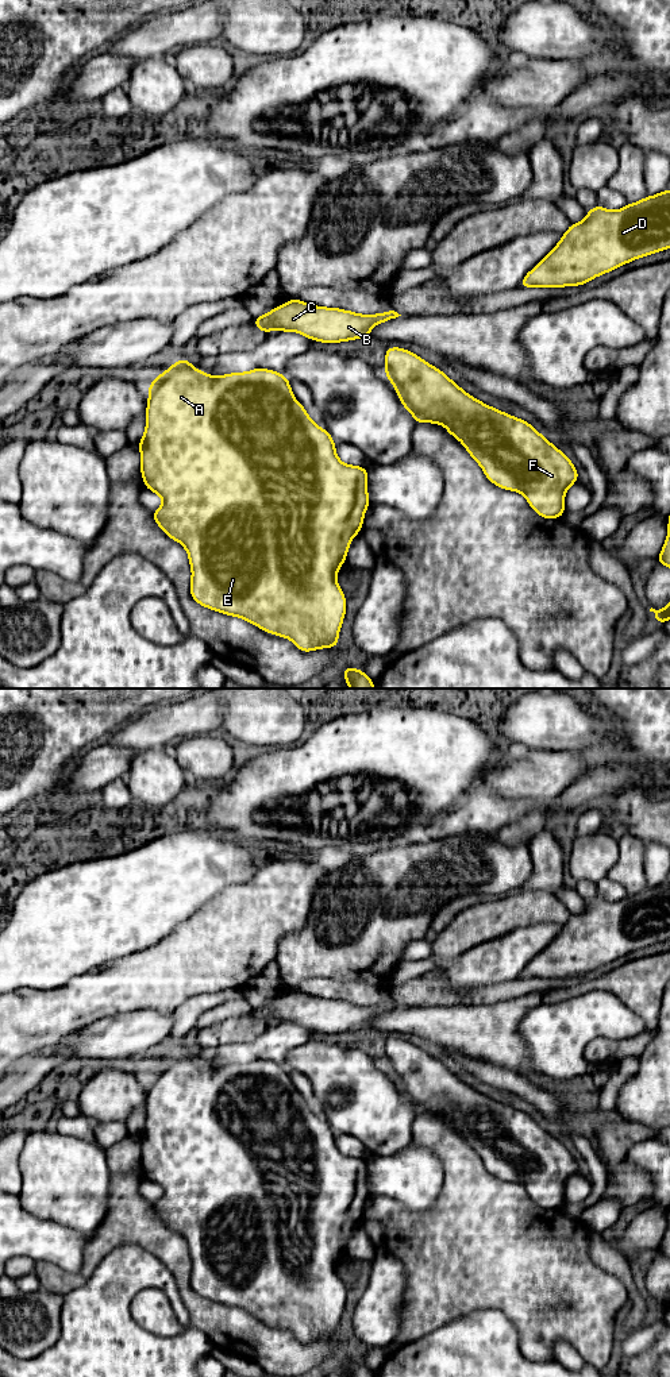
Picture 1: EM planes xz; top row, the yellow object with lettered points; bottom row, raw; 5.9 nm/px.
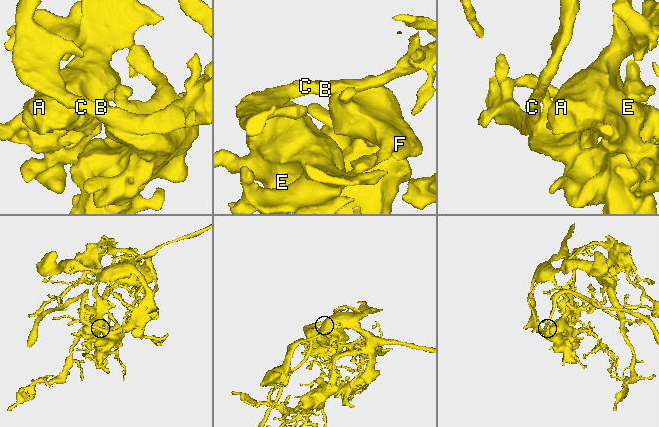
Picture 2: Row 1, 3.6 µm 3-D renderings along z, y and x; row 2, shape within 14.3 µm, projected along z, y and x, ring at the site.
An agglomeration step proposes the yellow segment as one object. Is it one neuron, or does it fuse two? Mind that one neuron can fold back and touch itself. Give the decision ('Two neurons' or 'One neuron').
One neuron

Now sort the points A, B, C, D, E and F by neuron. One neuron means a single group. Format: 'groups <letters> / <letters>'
groups A B C D E F

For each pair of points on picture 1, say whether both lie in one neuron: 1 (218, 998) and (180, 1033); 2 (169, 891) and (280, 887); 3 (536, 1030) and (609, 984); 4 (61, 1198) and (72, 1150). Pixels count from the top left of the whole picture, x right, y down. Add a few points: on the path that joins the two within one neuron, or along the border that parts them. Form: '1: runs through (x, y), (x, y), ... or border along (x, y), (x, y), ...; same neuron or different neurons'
1: runs through (207, 1001), (184, 1022); same neuron
2: border along (251, 878), (223, 888), (199, 911); different neurons
3: border along (570, 999), (590, 991), (609, 991), (627, 1007); different neurons
4: runs through (66, 1185), (66, 1173), (70, 1163); same neuron

